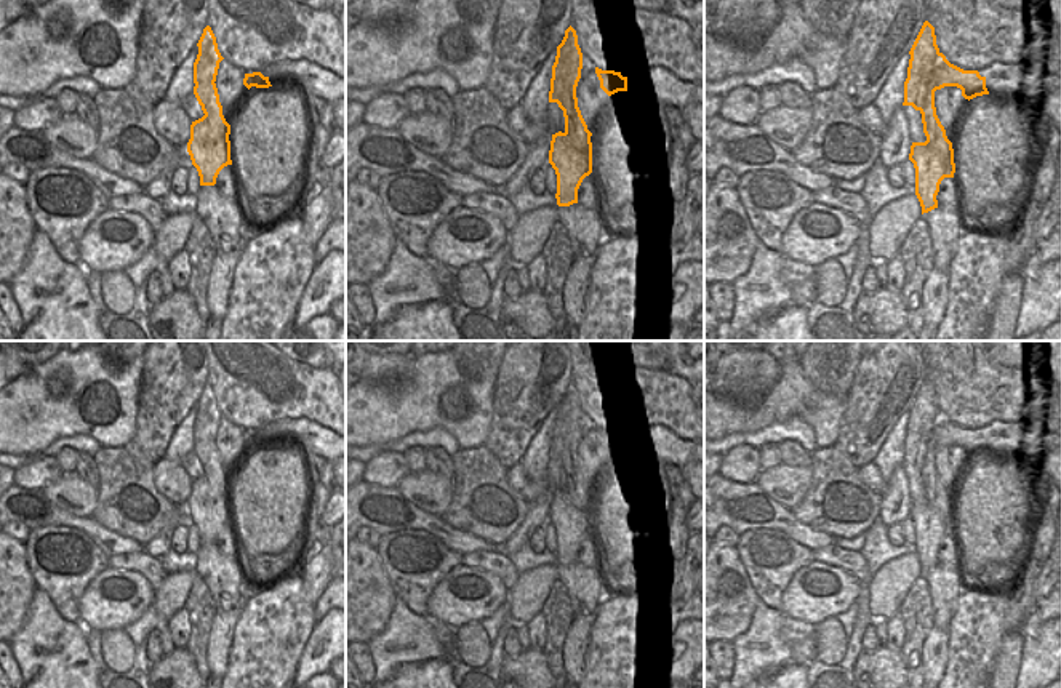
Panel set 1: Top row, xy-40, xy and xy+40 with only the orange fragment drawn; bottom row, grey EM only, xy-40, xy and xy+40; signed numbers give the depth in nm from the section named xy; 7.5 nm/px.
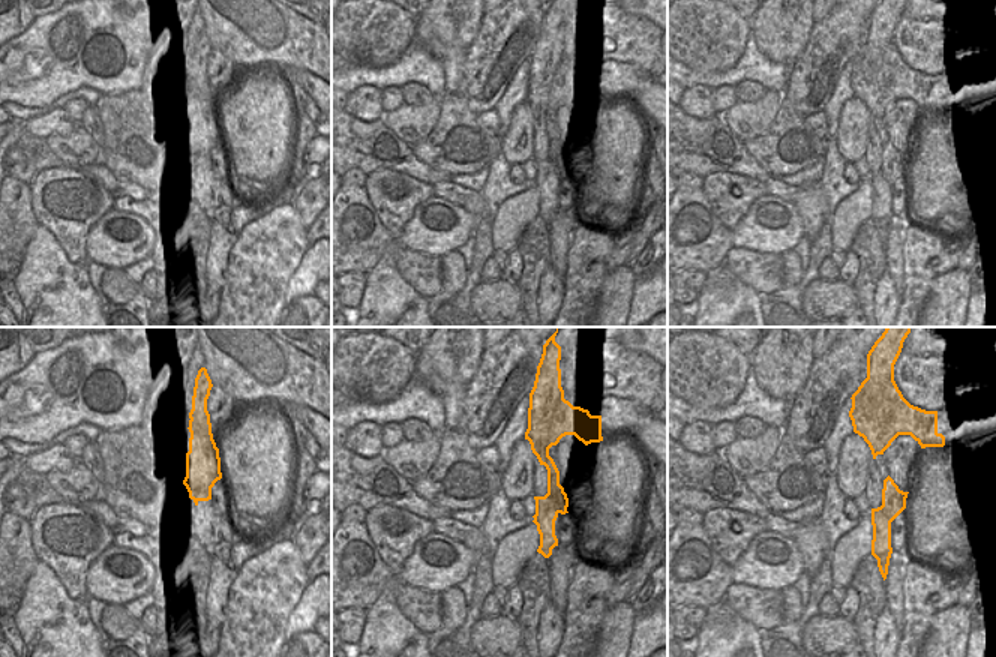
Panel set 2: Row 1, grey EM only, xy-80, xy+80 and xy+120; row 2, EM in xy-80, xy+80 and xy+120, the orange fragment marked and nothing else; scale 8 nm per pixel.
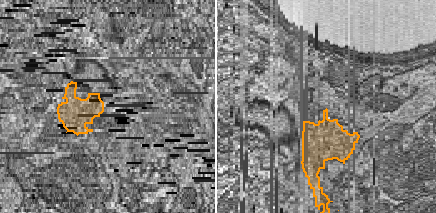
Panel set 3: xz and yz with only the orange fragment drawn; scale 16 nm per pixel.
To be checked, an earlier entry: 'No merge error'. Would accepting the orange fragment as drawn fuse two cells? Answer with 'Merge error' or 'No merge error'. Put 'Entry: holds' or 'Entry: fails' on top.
Entry: fails
Merge error

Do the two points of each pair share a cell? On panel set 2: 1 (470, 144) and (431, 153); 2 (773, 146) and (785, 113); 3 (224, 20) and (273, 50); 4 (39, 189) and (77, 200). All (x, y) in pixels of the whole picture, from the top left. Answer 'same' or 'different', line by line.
1: same
2: same
3: same
4: same

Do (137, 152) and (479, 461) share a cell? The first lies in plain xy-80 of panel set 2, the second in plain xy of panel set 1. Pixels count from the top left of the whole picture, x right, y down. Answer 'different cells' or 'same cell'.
same cell

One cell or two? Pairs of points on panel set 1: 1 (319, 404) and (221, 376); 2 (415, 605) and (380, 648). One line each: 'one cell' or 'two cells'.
1: one cell
2: two cells

